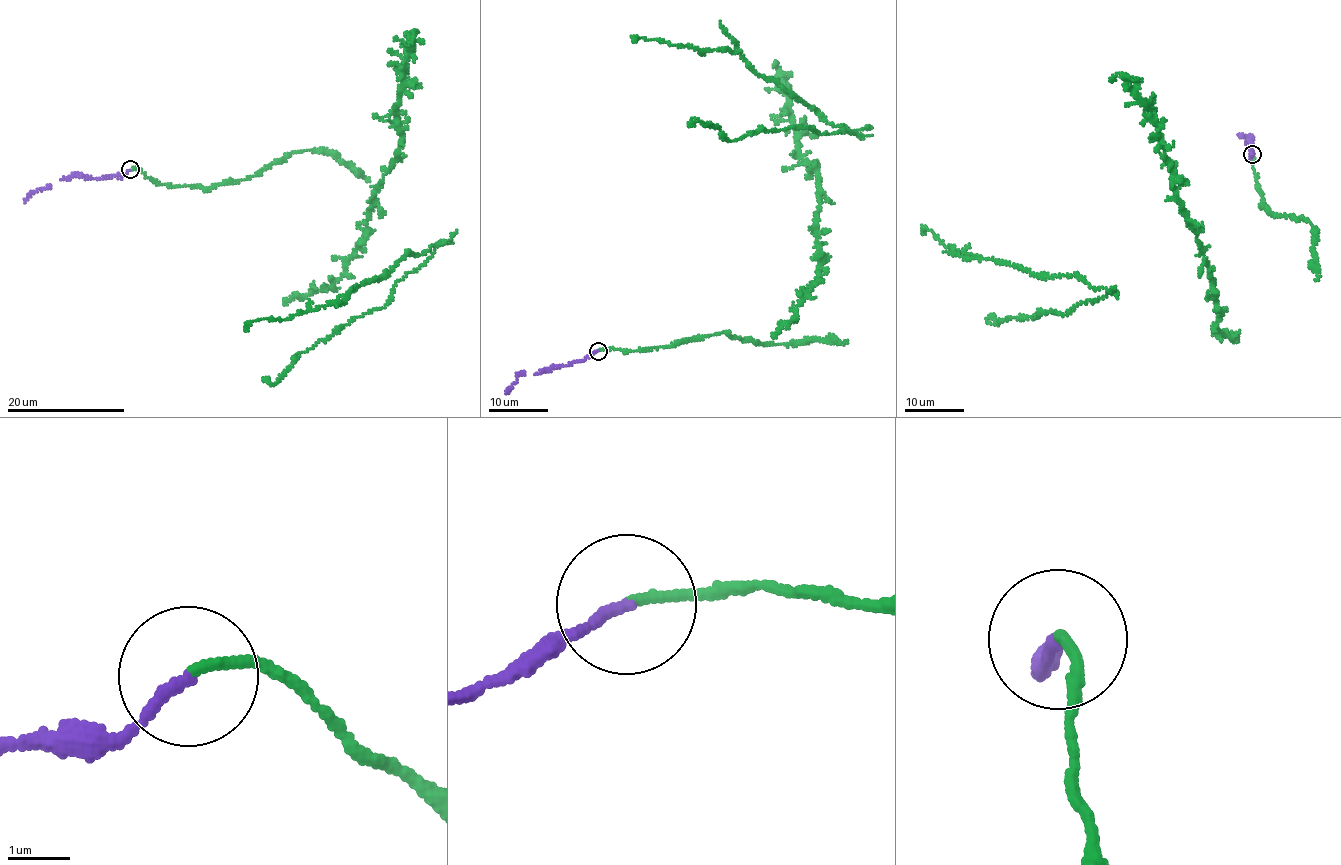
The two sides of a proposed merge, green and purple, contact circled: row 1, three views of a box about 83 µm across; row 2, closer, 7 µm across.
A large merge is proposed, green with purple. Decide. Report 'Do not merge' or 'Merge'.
Merge

